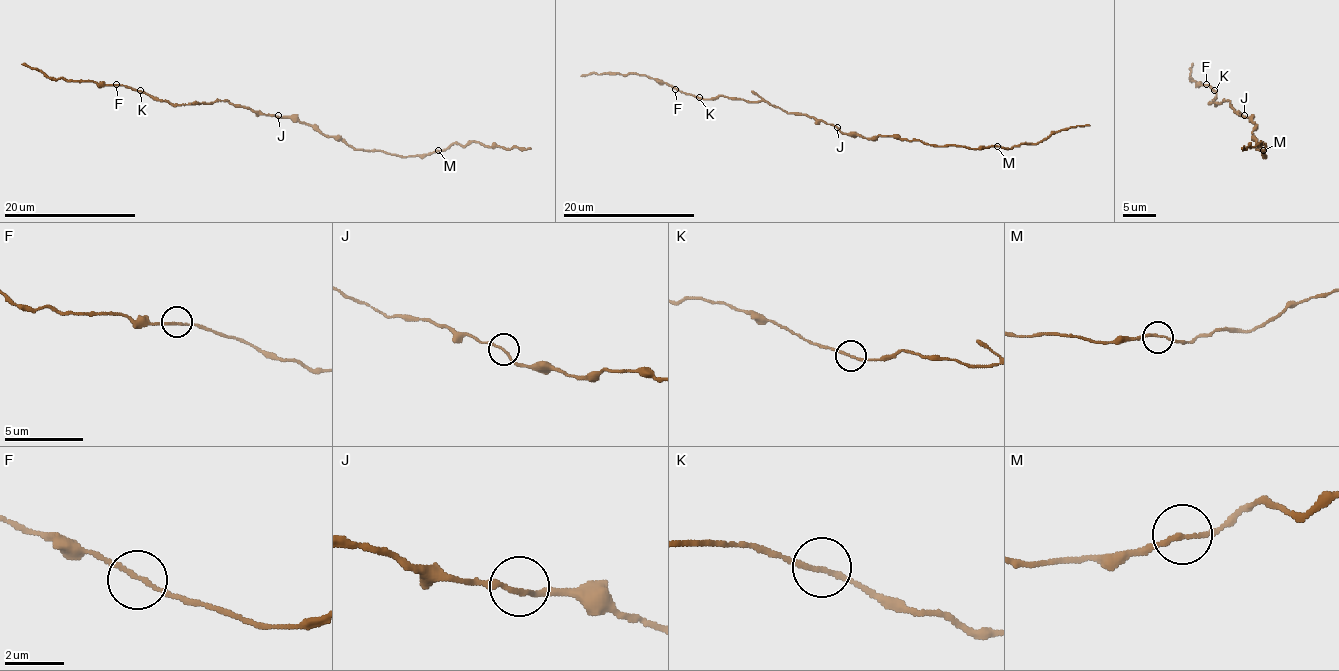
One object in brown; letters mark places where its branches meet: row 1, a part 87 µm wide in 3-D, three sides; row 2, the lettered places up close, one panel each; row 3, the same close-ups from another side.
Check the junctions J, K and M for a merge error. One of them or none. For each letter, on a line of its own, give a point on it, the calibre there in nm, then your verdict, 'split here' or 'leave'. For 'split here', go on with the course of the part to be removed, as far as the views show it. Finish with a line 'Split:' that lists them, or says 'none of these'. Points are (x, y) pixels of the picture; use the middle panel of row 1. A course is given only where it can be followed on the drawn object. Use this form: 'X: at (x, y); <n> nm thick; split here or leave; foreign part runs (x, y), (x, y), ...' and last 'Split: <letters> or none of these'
J: at (837, 127); 150 nm thick; leave
K: at (699, 97); 150 nm thick; split here; foreign part runs (698, 97), (637, 74), (581, 75)
M: at (997, 146); 150 nm thick; leave
Split: K

